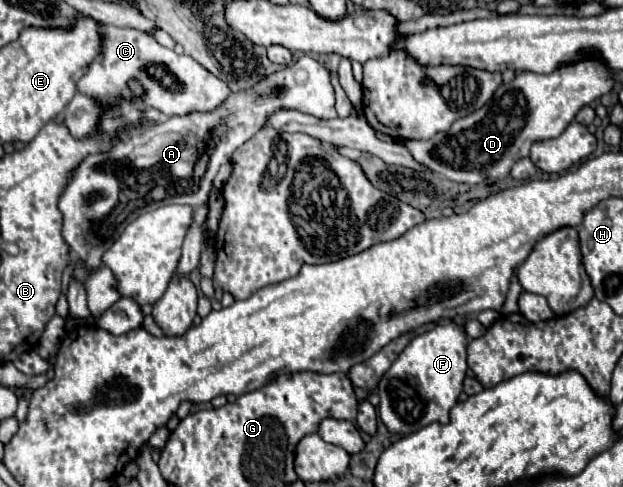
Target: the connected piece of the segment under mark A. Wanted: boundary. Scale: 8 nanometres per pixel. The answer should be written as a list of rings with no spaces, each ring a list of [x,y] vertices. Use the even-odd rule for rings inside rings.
[[[304,55],[296,59],[296,63],[260,79],[252,89],[242,89],[240,93],[230,93],[224,99],[224,105],[212,109],[212,113],[188,113],[184,117],[164,117],[156,125],[148,125],[144,131],[132,131],[122,141],[116,141],[110,153],[88,155],[80,167],[74,171],[74,177],[66,185],[58,207],[64,213],[64,239],[90,269],[102,265],[102,255],[110,249],[110,245],[120,237],[128,223],[132,223],[138,215],[158,209],[162,205],[178,203],[198,207],[208,201],[208,191],[222,163],[228,163],[232,153],[248,141],[272,113],[280,109],[296,109],[318,119],[336,119],[334,109],[334,89],[330,85],[328,71],[312,57]]]

